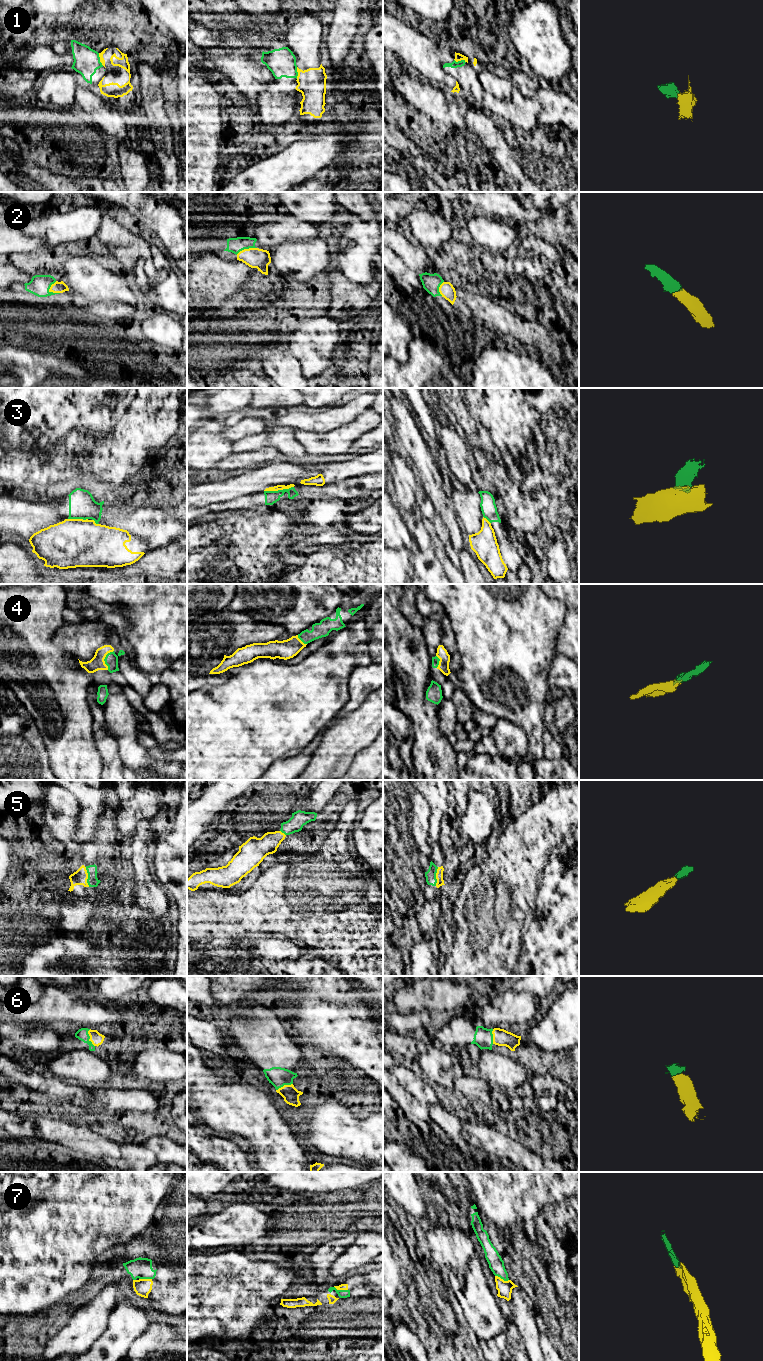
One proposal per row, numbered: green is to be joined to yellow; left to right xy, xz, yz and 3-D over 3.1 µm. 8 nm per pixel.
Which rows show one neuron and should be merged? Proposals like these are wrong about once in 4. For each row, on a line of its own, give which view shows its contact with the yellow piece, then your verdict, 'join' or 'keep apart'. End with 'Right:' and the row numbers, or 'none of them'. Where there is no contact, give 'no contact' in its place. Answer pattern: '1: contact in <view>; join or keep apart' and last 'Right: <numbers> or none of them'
1: contact in xy; keep apart
2: contact in xy; join
3: contact in xz; keep apart
4: contact in xy; join
5: contact in xy; join
6: contact in xy; join
7: contact in xz; join
Right: 2, 4, 5, 6, 7

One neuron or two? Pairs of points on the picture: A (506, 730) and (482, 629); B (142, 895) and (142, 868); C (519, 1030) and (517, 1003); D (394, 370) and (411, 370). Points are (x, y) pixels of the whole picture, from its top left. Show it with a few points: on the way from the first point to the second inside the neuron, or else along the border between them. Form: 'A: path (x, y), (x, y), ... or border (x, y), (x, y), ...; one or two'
A: border (498, 718), (509, 720), (524, 730); two
B: path (142, 888), (142, 875); one
C: path (518, 1023), (517, 1010); one
D: path (398, 371), (407, 371); one

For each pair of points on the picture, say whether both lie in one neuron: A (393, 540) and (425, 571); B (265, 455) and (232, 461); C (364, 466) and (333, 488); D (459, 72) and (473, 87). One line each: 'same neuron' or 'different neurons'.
A: different neurons
B: same neuron
C: different neurons
D: same neuron

